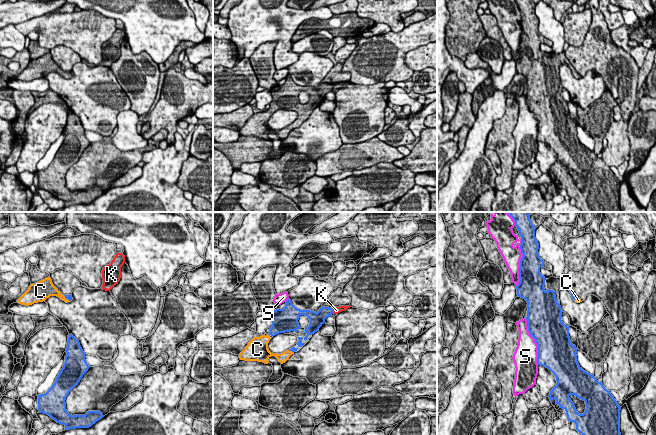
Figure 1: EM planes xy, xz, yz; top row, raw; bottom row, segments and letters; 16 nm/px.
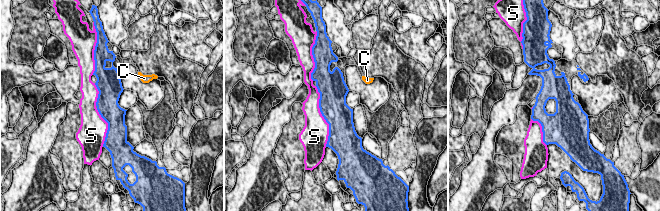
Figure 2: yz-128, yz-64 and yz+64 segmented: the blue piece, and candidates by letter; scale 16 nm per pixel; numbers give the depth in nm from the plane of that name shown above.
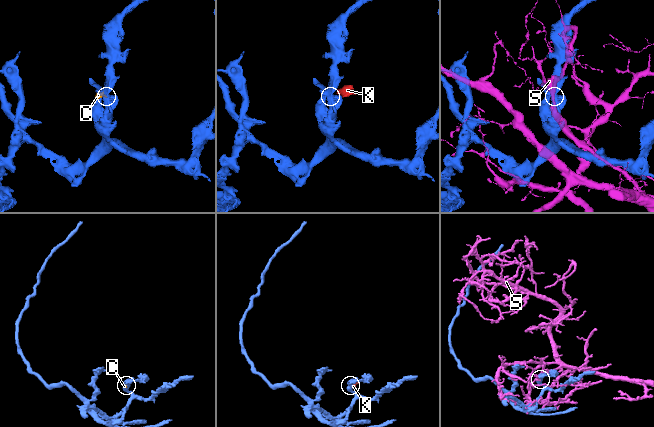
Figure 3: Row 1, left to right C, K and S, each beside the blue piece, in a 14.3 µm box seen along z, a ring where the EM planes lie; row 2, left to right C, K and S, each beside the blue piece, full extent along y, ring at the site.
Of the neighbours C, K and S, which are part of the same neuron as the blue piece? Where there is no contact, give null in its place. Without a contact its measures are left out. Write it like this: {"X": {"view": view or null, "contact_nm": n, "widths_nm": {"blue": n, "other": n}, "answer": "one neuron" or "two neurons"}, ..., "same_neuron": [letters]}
{"C": {"view": "xy", "contact_nm": 120, "widths_nm": {"blue": 90, "other": 130}, "answer": "one neuron"}, "K": {"view": "xz", "contact_nm": 80, "widths_nm": {"blue": 190, "other": 120}, "answer": "two neurons"}, "S": {"view": "yz", "contact_nm": 750, "widths_nm": {"blue": 480, "other": 380}, "answer": "two neurons"}, "same_neuron": ["C"]}

